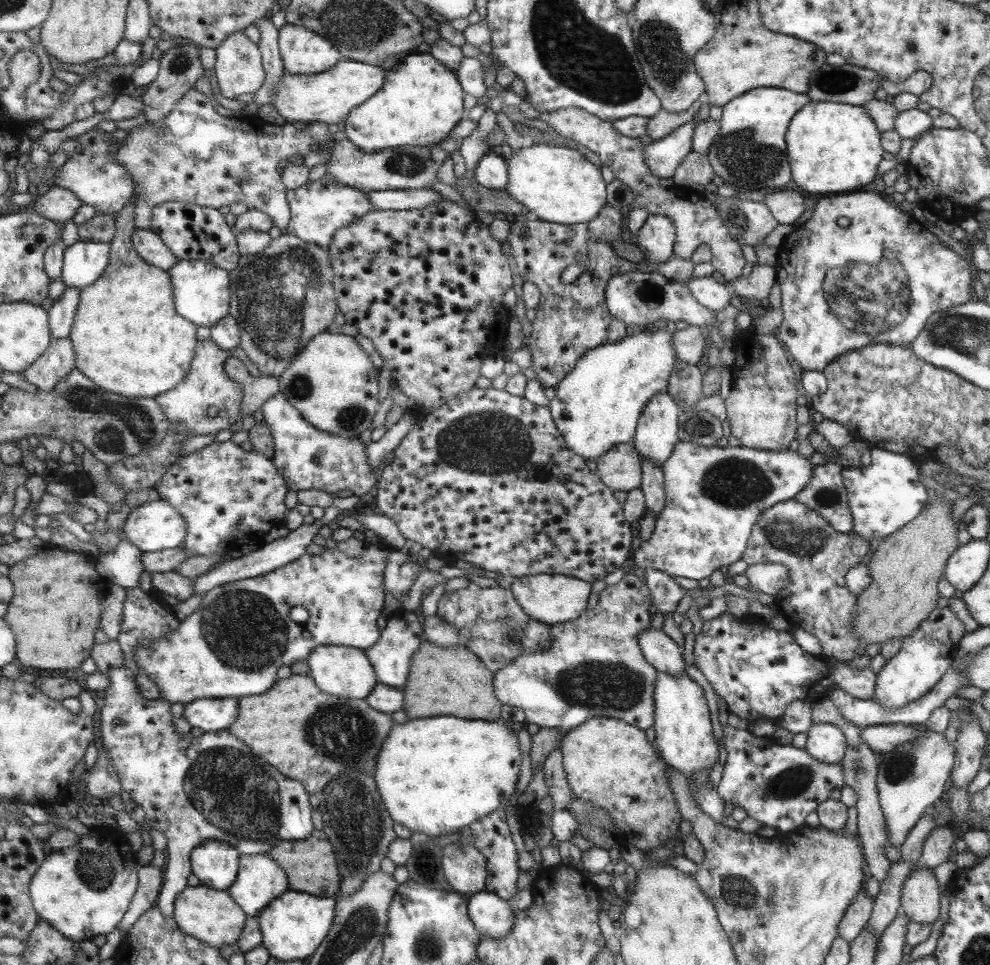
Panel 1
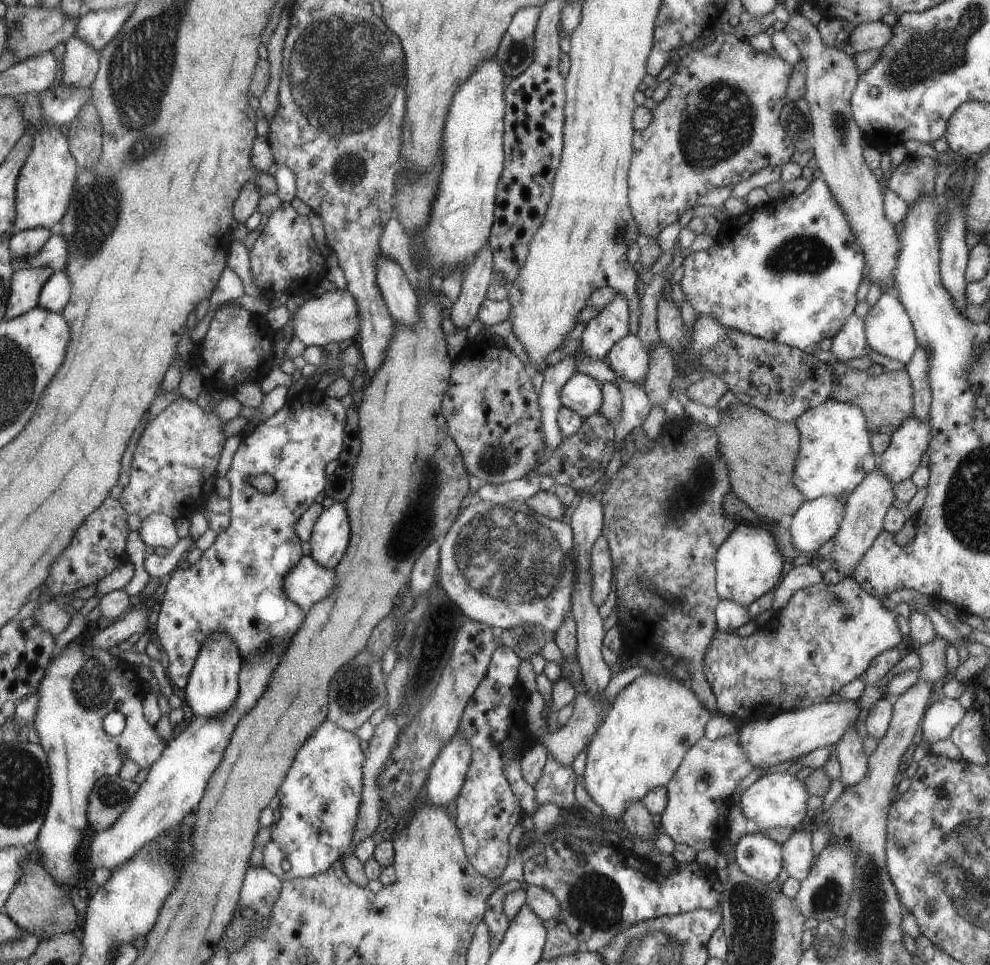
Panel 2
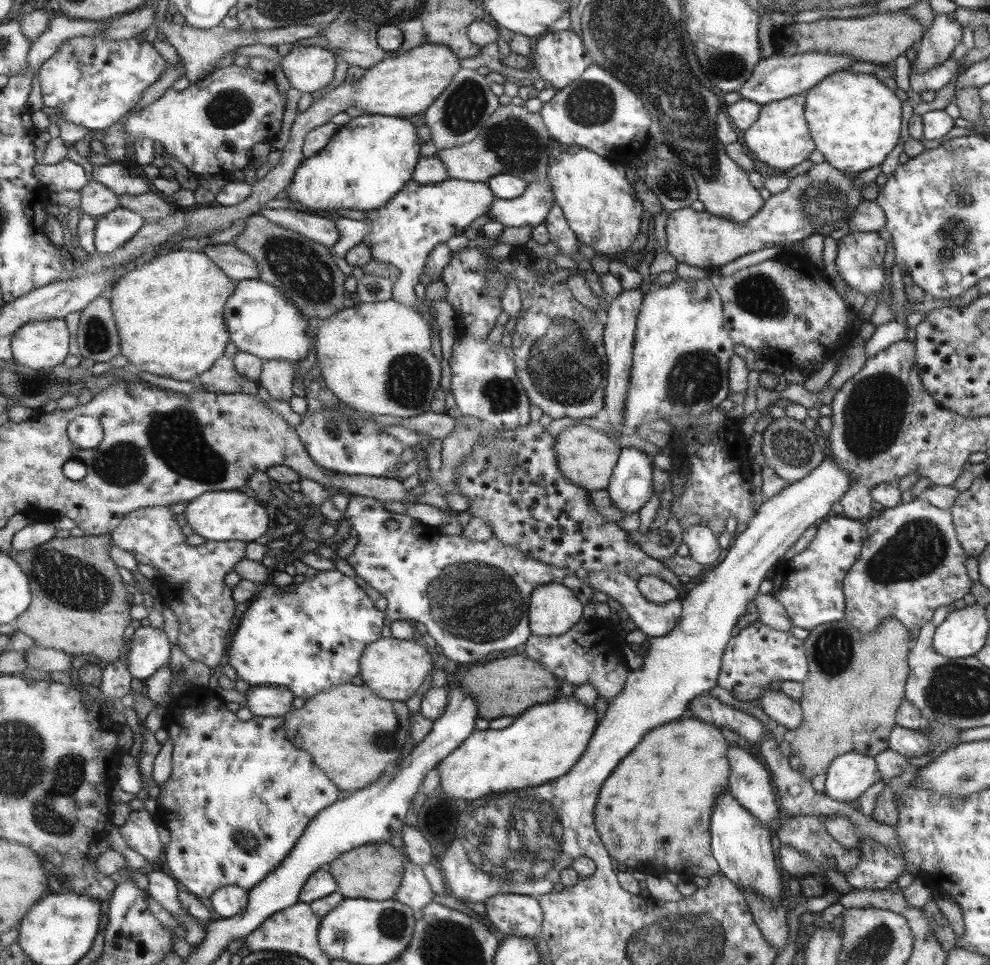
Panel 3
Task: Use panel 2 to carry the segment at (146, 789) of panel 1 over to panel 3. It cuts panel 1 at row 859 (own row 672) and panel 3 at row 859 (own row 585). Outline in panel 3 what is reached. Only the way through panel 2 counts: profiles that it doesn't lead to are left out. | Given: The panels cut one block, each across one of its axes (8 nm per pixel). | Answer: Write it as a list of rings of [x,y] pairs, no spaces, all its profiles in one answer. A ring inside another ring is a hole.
[[[203,689],[201,694],[185,691],[173,697],[167,707],[162,726],[166,738],[173,743],[172,769],[160,786],[156,802],[170,834],[169,844],[163,847],[168,873],[191,894],[208,899],[217,888],[227,884],[248,891],[261,883],[280,866],[314,816],[335,803],[339,789],[317,764],[313,764],[308,752],[297,749],[288,740],[281,717],[254,716],[241,721],[235,713],[225,710],[217,696],[203,692]],[[176,704],[183,704],[179,716],[173,716],[173,711],[169,710],[176,708]]]

